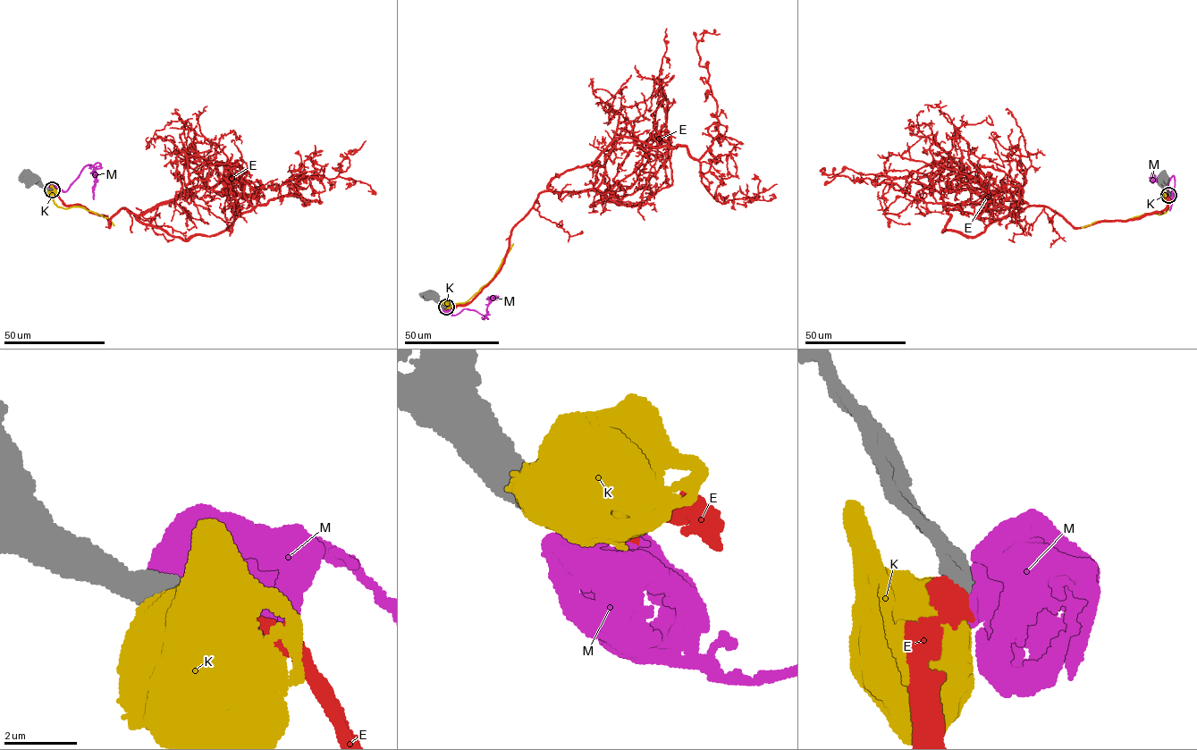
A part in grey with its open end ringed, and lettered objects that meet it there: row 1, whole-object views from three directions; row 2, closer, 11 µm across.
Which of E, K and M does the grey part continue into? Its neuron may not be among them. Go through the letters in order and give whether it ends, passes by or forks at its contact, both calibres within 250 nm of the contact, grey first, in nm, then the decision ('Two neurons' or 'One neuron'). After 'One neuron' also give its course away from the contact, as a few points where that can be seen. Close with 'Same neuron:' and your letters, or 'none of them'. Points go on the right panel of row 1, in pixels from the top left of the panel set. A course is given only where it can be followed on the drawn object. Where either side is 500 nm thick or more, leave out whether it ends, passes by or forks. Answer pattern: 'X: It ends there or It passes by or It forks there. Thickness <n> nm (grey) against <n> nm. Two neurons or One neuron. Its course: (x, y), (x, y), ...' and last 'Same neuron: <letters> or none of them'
E: Thickness 600 nm (grey) against 480 nm. One neuron. Its course: (1169, 194), (1160, 211), (1085, 227), (1028, 206), (967, 236), (941, 232), (943, 206), (956, 204), (824, 167)
K: Thickness 800 nm (grey) against 950 nm. Two neurons
M: Thickness 700 nm (grey) against 650 nm. Two neurons
Same neuron: E

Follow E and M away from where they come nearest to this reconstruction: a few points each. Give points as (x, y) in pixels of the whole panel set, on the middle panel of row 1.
E: (446, 307), (492, 279), (551, 181), (618, 138), (700, 158), (719, 121), (697, 42), (720, 34)
M: (444, 307), (453, 316), (463, 308), (473, 309), (487, 319), (487, 305), (491, 296), (497, 299), (493, 297)

